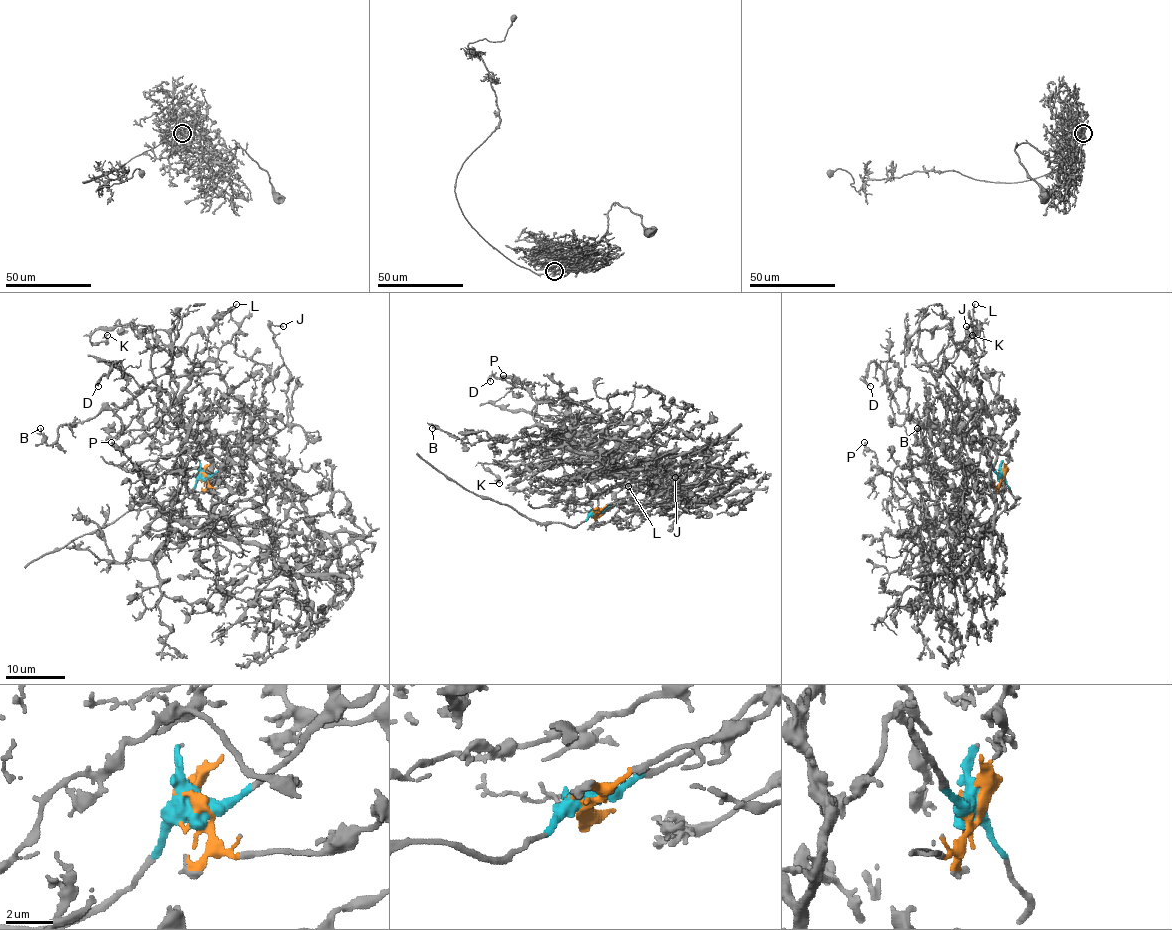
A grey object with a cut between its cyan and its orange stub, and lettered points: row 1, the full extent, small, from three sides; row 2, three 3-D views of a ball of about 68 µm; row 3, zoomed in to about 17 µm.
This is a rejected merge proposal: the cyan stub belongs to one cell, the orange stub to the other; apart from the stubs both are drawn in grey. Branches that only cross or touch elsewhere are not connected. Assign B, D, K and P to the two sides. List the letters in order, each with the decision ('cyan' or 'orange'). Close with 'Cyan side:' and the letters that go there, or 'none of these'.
B: orange
D: orange
K: orange
P: orange
Cyan side: none of these

